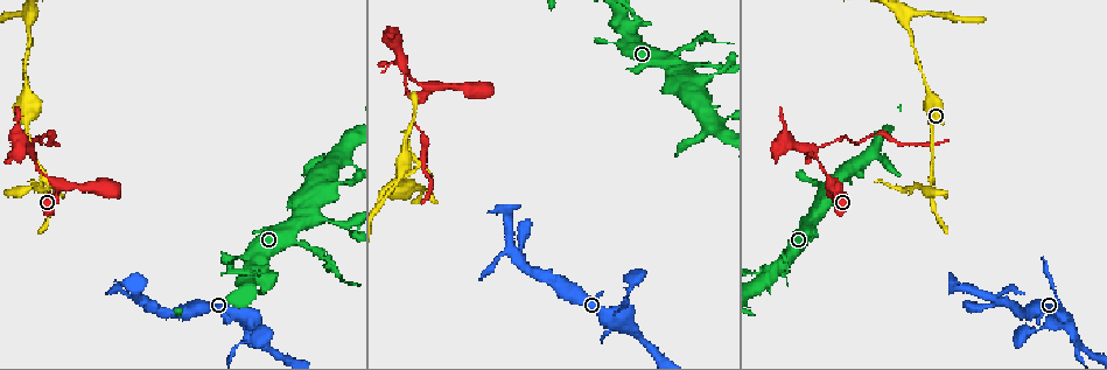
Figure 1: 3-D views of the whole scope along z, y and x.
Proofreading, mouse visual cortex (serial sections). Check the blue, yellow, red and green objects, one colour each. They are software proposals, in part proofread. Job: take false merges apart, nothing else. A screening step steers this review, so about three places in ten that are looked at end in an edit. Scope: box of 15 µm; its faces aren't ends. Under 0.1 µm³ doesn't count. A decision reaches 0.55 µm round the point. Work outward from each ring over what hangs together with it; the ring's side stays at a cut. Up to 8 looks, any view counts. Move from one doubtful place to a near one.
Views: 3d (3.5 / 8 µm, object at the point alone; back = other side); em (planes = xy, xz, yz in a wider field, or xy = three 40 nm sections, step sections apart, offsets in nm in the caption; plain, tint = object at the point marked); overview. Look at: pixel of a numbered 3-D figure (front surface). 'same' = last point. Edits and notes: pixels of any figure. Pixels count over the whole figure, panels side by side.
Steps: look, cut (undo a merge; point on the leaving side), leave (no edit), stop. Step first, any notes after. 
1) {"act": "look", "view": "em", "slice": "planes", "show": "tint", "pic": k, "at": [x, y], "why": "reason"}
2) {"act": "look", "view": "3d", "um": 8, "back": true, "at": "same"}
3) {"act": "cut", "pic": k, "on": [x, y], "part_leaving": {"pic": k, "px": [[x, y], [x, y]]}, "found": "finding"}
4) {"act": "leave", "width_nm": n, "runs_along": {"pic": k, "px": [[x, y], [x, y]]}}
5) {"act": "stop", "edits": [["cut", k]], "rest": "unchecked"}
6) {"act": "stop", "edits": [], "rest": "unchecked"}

{"act": "look", "view": "3d", "um": 3.5, "pic": 1, "at": [421, 188], "why": "sharp bend"}

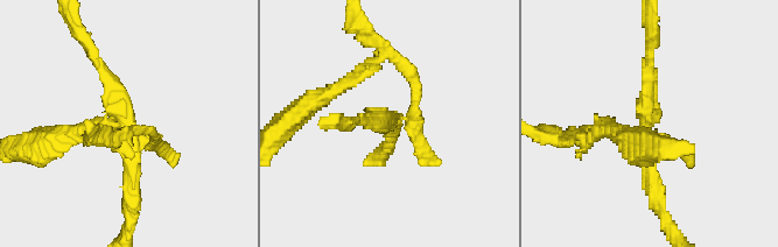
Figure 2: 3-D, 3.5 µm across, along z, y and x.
{"act": "look", "view": "em", "slice": "planes", "show": "plain", "pic": 2, "at": [392, 116], "why": "now the EM"}

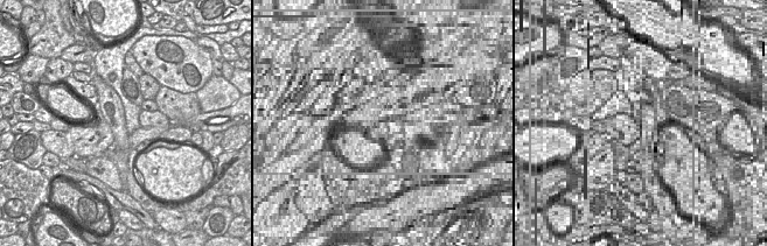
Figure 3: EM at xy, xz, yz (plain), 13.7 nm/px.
{"act": "look", "view": "em", "slice": "planes", "show": "tint", "at": "same", "why": "where the object lies"}

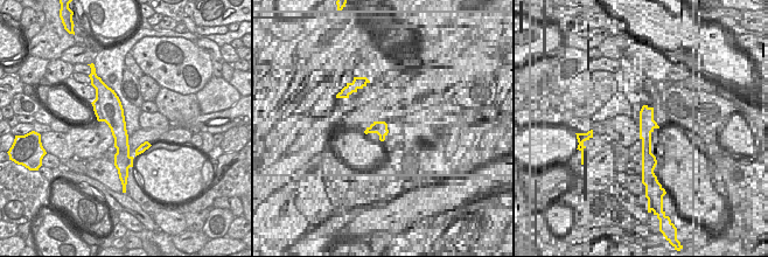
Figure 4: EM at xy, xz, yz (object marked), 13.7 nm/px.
{"act": "cut", "pic": 2, "on": [425, 152], "part_leaving": {"pic": 2, "px": [[646, 142], [598, 132]]}, "found": "two cells meet here"}

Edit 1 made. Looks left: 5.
{"act": "look", "view": "overview", "why": "redraw"}

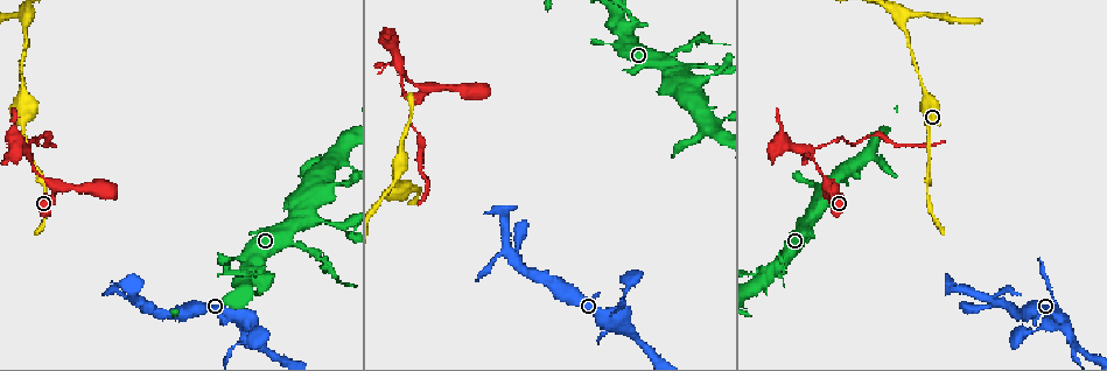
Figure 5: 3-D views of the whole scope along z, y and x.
{"act": "look", "view": "3d", "um": 3.5, "pic": 5, "at": [28, 151]}

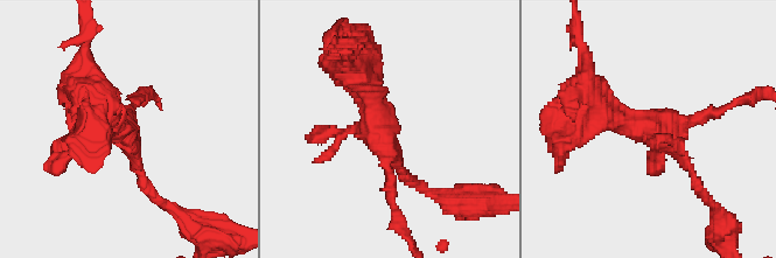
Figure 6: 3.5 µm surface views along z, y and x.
{"act": "look", "view": "em", "slice": "xy", "step": 2, "show": "tint", "pic": 6, "at": [669, 125]}

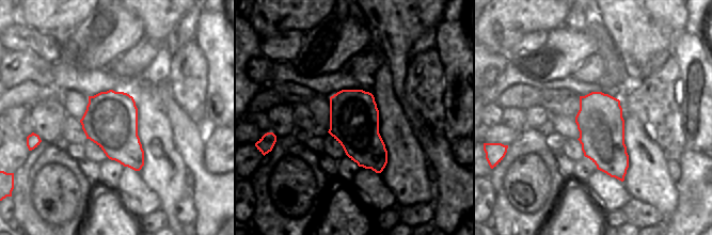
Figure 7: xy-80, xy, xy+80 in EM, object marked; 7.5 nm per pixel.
{"act": "cut", "pic": 6, "on": [134, 100], "width_nm": 360, "part_leaving": {"pic": 6, "px": [[693, 119], [764, 93]]}, "found": "two cells meet here"}

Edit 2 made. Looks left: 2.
{"act": "stop", "edits": [["cut", 2], ["cut", 6]], "rest": "unchecked"}

